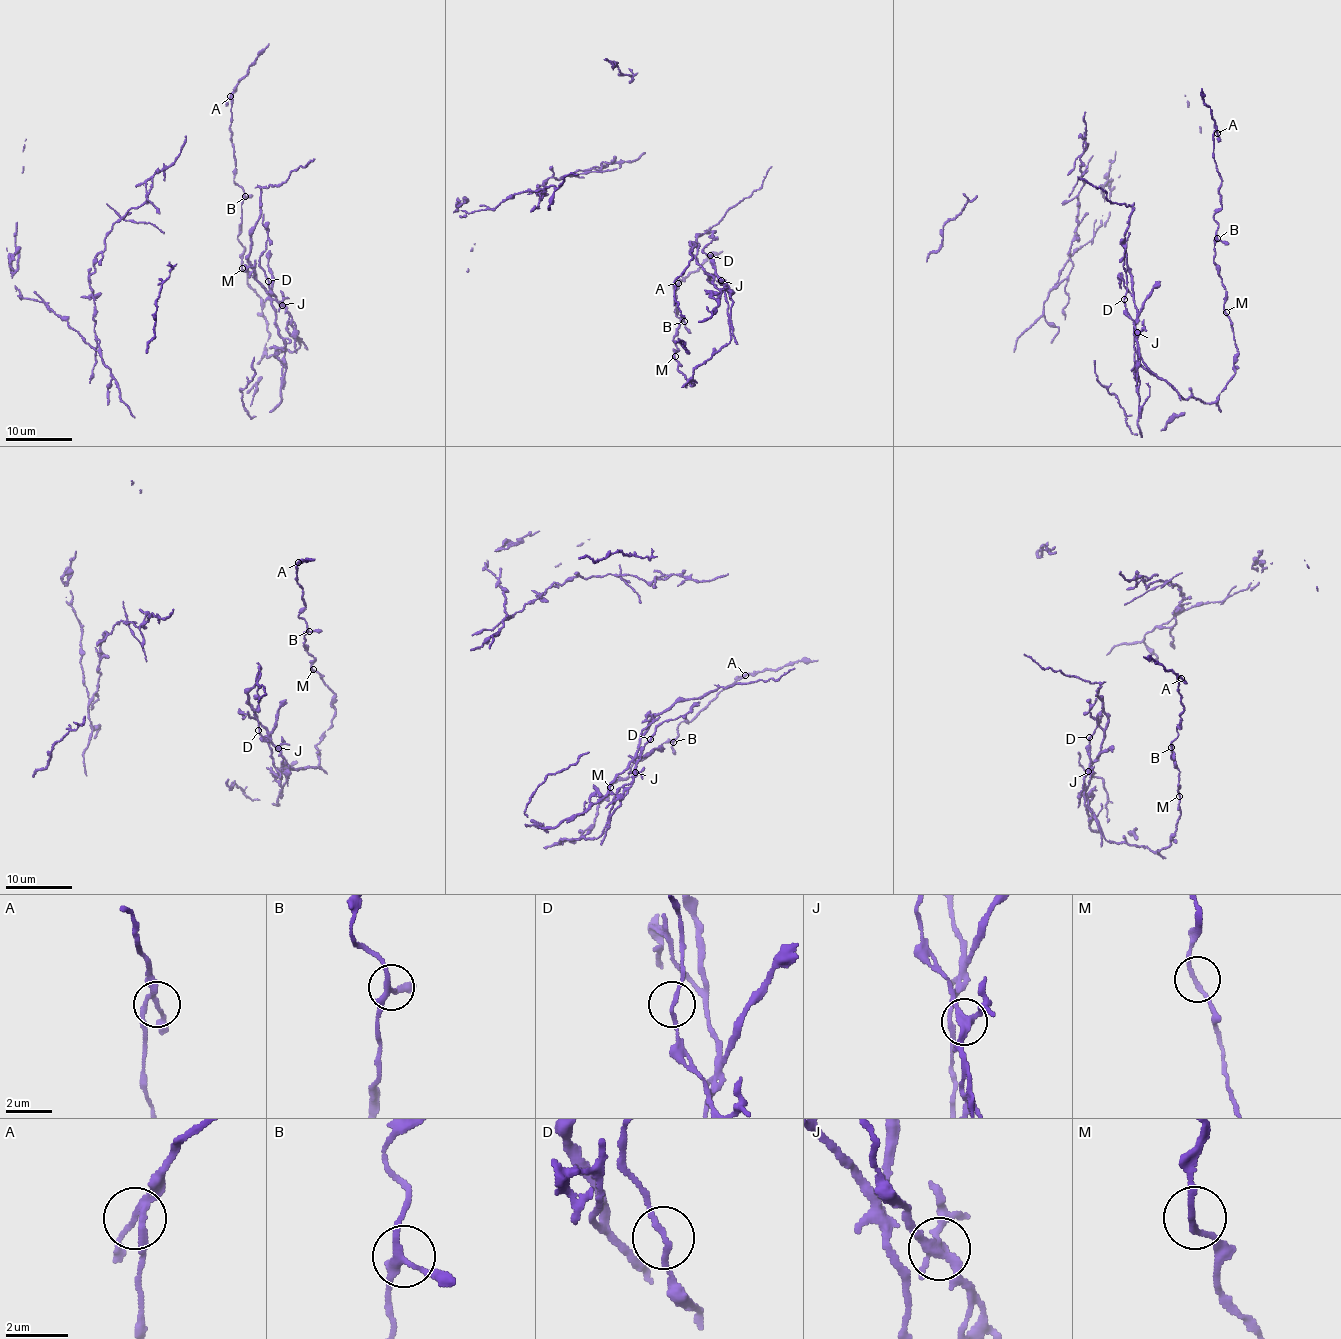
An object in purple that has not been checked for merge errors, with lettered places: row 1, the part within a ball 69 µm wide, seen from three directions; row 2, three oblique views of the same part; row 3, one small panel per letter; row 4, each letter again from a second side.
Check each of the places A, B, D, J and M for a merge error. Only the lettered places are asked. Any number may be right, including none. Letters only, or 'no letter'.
D, J

